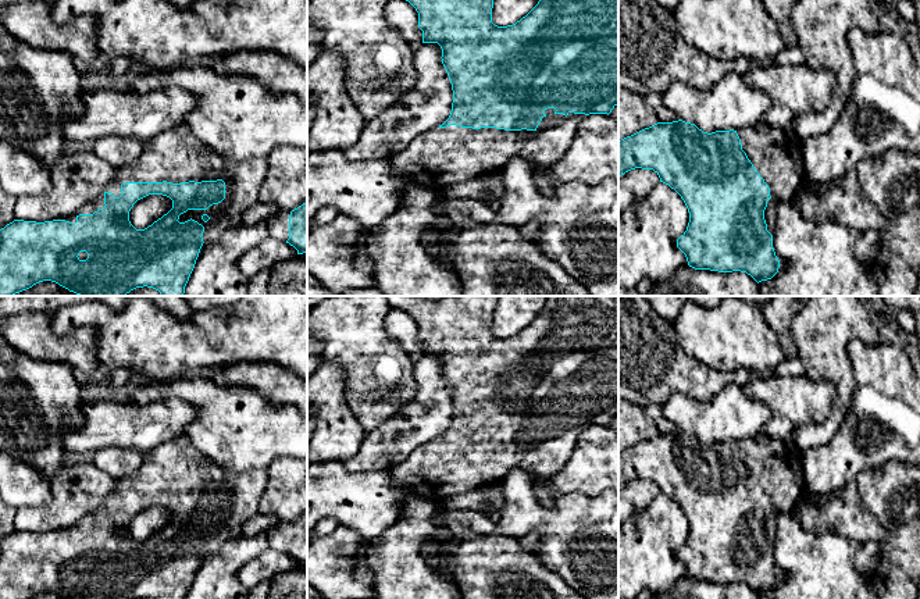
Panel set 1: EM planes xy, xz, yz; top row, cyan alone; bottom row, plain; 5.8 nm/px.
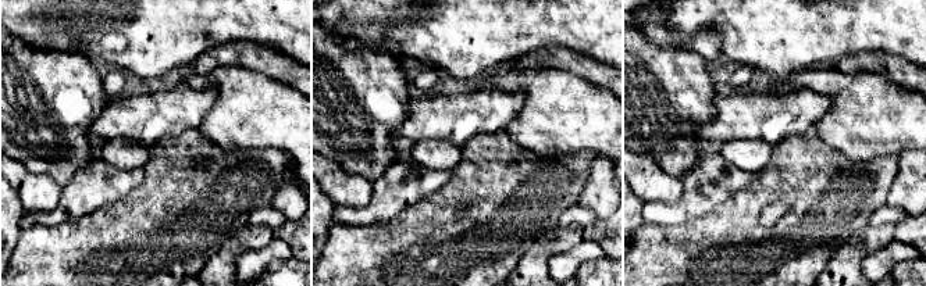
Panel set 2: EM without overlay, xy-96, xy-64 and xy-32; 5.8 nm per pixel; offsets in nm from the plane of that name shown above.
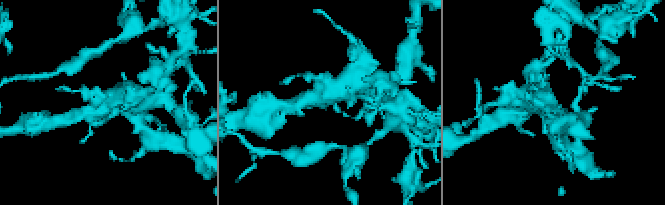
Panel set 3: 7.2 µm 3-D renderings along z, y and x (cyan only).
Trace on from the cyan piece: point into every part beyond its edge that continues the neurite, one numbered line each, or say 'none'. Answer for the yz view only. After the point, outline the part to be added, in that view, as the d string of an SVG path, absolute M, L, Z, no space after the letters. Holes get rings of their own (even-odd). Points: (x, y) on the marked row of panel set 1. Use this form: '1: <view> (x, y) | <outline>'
1: yz (777, 154) | M767 126L737 131L742 150L770 188L775 202L792 199L806 178L802 140L794 132Z

